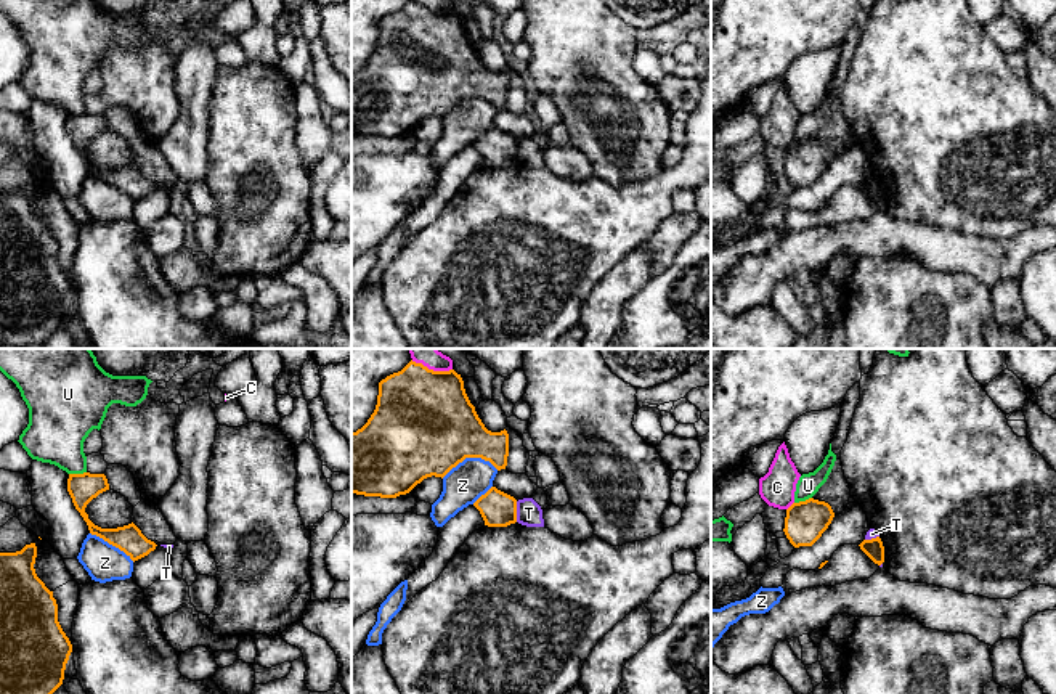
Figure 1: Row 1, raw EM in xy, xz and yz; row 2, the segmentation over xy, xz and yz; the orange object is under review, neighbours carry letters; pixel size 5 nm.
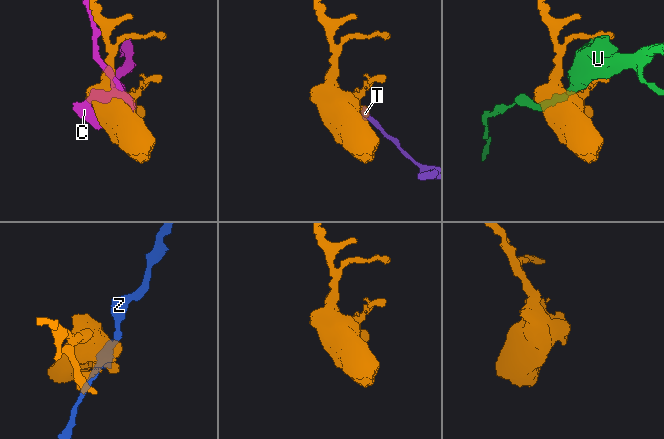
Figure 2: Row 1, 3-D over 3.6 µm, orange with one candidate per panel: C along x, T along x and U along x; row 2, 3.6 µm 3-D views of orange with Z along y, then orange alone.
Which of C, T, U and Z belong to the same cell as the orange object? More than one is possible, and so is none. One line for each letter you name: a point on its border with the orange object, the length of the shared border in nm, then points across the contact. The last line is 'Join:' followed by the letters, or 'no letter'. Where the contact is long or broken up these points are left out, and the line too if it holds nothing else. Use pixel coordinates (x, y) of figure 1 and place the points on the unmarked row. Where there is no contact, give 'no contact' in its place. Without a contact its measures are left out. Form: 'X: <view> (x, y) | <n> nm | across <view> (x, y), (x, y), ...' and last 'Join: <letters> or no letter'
Join: no letter

